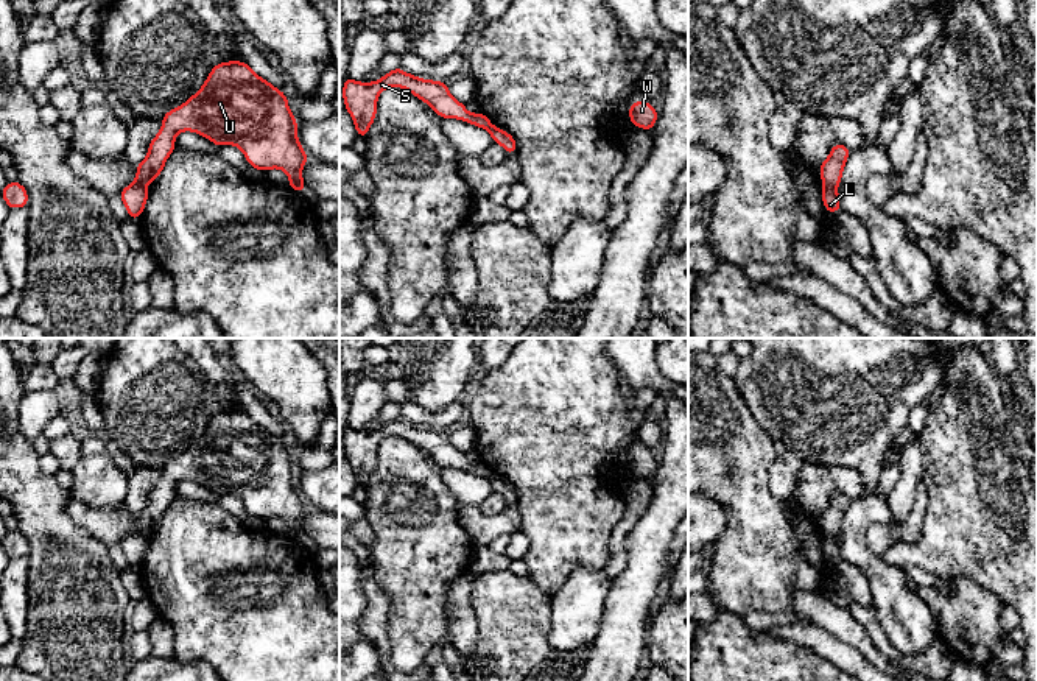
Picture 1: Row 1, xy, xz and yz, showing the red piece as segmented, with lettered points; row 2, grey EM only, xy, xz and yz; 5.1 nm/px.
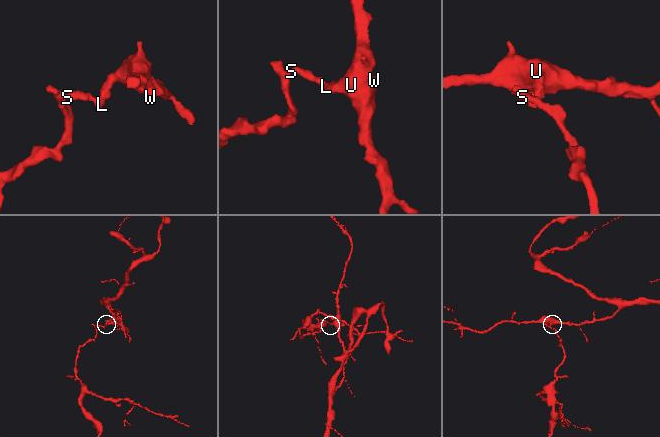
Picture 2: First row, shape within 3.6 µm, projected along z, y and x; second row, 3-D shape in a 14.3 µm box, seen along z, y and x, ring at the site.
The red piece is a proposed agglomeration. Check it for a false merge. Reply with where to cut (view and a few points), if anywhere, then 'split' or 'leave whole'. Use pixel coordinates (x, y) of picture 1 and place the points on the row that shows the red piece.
yz (824, 183), (835, 190) | split

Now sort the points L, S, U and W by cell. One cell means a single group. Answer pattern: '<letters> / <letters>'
L S / U W

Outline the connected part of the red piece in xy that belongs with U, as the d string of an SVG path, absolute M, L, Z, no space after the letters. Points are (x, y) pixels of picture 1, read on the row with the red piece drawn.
M243 61L216 64L195 95L160 117L162 128L151 139L146 157L137 164L135 179L145 187L153 182L163 171L165 161L174 151L176 136L182 131L193 131L213 142L218 148L223 145L238 146L248 164L255 170L280 168L290 176L290 189L305 192L305 181L301 171L308 156L297 139L297 122L290 111L286 98L282 90L260 78Z

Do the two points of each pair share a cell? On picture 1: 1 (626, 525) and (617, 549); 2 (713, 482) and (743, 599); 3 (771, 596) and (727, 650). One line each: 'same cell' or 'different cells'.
1: same cell
2: same cell
3: different cells

